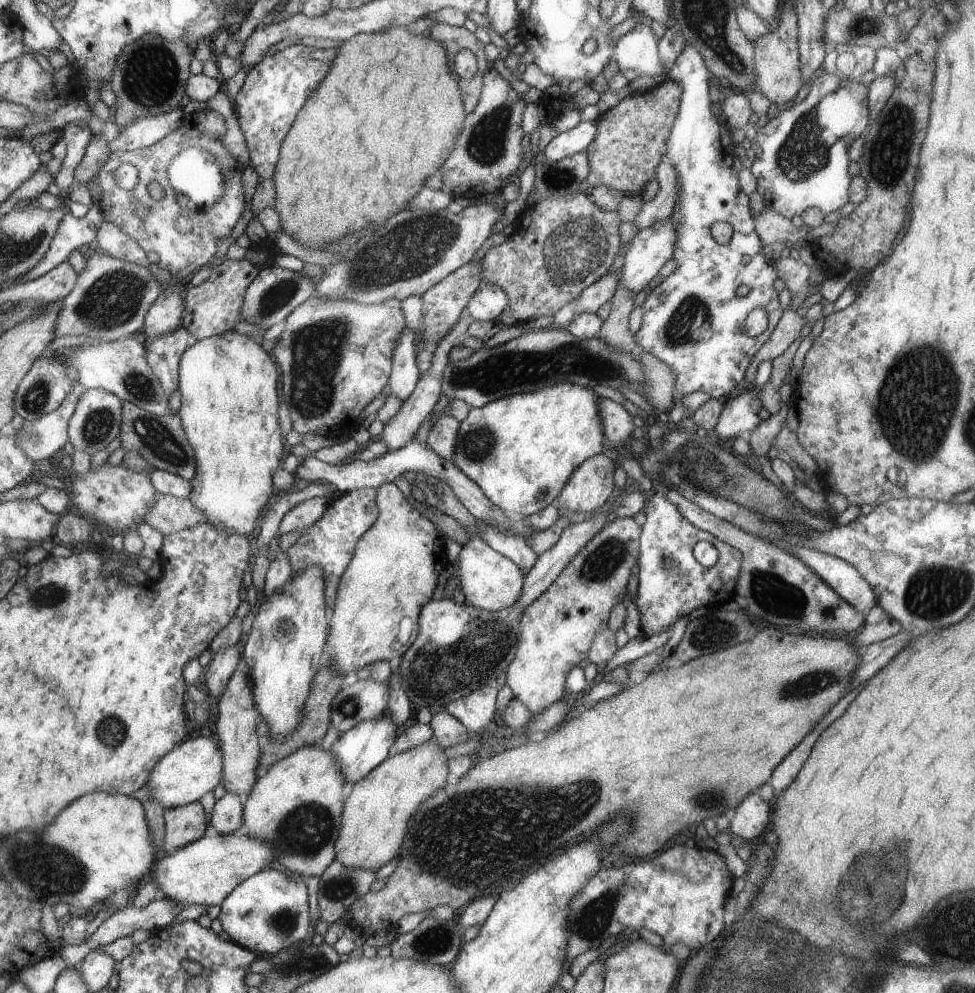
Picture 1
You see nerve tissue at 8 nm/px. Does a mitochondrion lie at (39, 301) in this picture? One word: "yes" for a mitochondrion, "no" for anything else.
no

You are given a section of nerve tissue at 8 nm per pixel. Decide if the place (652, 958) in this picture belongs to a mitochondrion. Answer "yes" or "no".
no

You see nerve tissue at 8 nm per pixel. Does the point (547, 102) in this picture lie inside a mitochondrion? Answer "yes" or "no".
no

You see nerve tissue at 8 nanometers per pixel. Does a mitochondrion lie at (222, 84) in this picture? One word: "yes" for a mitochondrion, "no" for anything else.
no

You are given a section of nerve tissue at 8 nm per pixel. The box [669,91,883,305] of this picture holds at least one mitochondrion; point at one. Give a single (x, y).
(805, 152)

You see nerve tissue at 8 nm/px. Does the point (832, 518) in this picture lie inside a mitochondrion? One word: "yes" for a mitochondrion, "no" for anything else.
no

